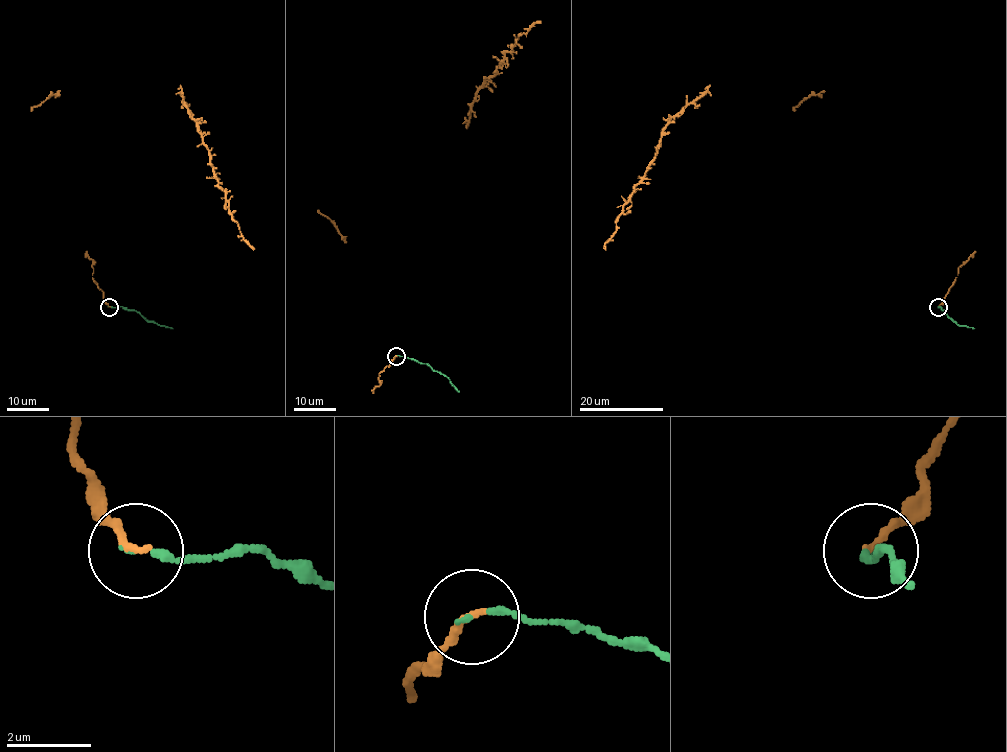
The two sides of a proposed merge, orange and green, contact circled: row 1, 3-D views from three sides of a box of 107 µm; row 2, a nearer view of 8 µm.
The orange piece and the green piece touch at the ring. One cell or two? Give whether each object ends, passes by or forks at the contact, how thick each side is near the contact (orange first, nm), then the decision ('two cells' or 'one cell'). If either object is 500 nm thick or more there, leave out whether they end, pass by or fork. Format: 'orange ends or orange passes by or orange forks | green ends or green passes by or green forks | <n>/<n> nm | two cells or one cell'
orange ends | green ends | 170/150 nm | one cell

